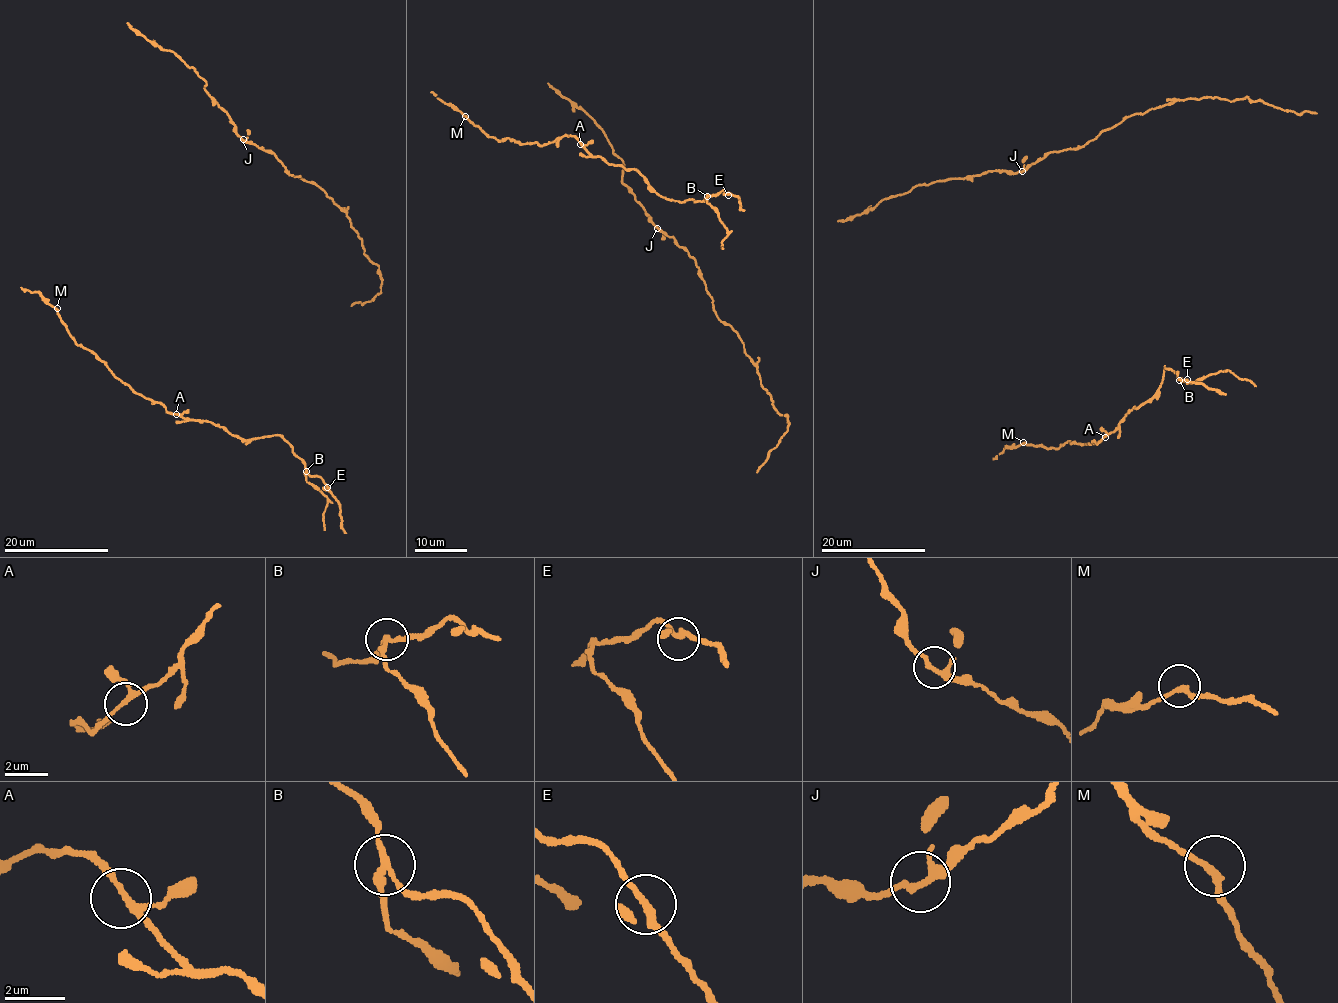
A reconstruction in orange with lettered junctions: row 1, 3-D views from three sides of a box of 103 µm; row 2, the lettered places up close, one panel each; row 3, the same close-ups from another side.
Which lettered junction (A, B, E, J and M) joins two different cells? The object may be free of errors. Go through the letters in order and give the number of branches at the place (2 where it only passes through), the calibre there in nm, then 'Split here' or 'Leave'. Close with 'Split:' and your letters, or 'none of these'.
A: Branches: 3. Thickness 180 nm. Leave
B: Branches: 3. Thickness 190 nm. Split here
E: Branches: 3. Thickness 170 nm. Leave
J: Branches: 3. Thickness 180 nm. Leave
M: Branches: 2. Thickness 200 nm. Leave
Split: B

